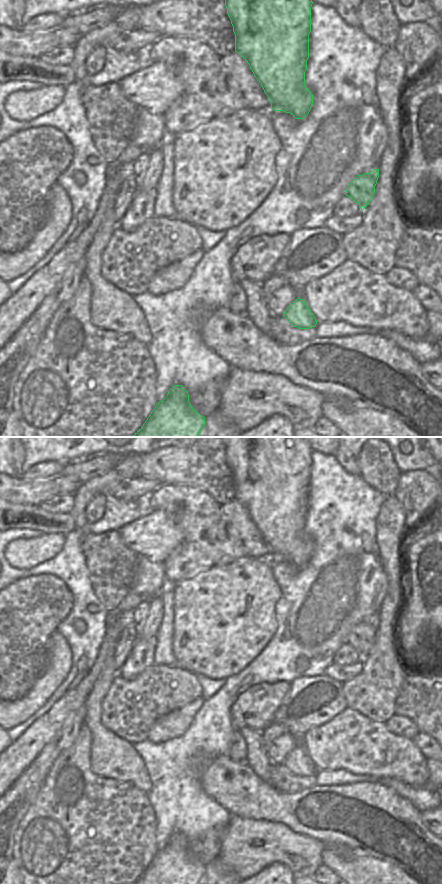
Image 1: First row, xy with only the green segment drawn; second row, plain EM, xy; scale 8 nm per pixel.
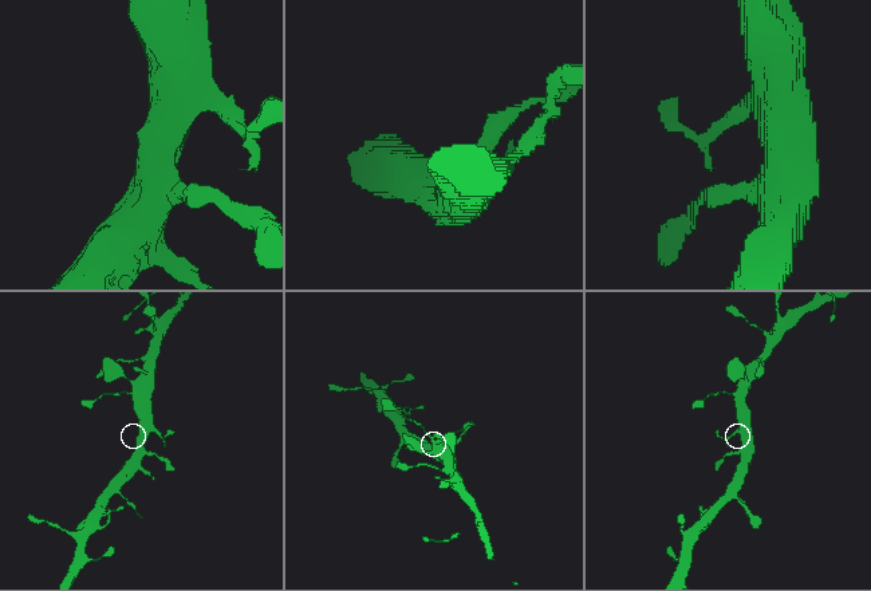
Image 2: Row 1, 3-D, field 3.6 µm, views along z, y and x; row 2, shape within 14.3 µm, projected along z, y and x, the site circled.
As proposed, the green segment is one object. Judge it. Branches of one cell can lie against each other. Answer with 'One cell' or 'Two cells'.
One cell.

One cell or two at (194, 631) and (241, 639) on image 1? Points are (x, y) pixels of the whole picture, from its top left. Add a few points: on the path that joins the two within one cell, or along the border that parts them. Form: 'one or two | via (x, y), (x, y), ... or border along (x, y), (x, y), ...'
one | via (206, 631), (229, 631)

